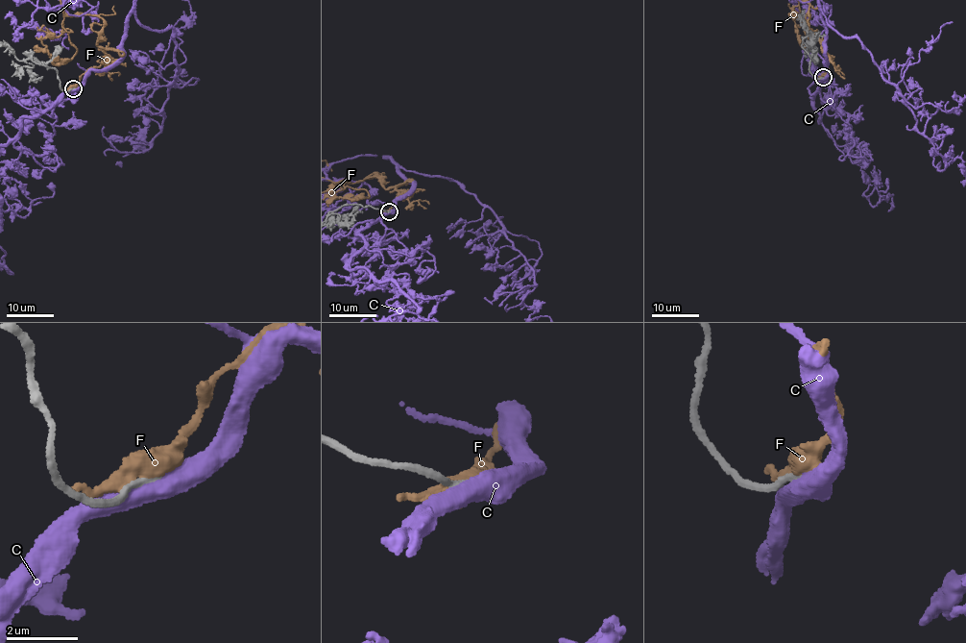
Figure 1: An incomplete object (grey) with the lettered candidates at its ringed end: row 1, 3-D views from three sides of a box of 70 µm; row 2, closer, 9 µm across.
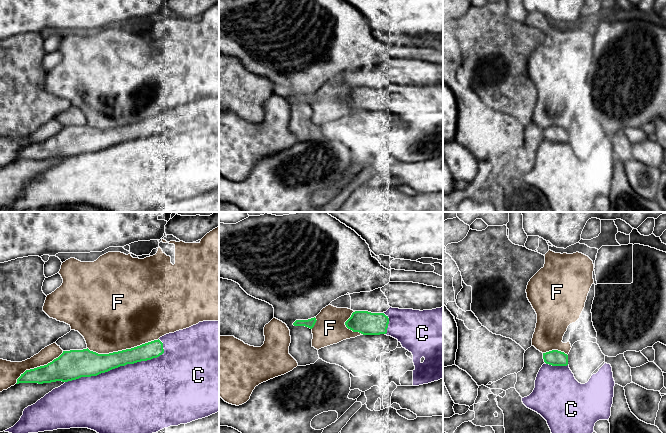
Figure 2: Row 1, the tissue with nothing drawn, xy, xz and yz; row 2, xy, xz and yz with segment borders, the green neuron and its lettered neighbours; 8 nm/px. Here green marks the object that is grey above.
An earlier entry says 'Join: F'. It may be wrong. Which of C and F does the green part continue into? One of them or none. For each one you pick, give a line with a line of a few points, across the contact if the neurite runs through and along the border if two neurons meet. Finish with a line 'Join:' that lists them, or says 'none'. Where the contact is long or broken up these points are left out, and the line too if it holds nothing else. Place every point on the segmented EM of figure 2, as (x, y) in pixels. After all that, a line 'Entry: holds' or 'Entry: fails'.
Join: C
Entry: fails

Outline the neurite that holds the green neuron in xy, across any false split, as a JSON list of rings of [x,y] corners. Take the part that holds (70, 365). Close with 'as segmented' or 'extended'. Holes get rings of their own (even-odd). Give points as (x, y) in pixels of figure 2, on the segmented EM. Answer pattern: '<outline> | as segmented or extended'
[[[203,321],[199,322],[196,325],[193,325],[189,328],[176,331],[174,333],[166,334],[162,337],[160,337],[158,340],[154,340],[145,344],[142,344],[140,346],[126,349],[118,352],[113,352],[109,354],[98,354],[96,352],[90,351],[88,348],[83,350],[70,350],[70,351],[63,351],[63,353],[56,359],[54,359],[52,362],[48,363],[47,365],[40,366],[34,369],[26,370],[21,376],[17,379],[17,383],[51,383],[56,381],[62,381],[64,384],[61,385],[58,388],[53,389],[51,392],[46,394],[43,398],[38,400],[35,404],[28,406],[24,409],[23,415],[21,416],[20,420],[11,428],[5,430],[5,432],[9,433],[38,433],[38,432],[44,432],[44,431],[53,431],[57,429],[70,429],[70,428],[88,428],[91,430],[96,431],[97,433],[156,433],[164,428],[168,428],[170,426],[178,426],[180,424],[187,424],[192,421],[202,419],[205,417],[208,417],[212,414],[215,414],[219,412],[219,321]]] | extended

